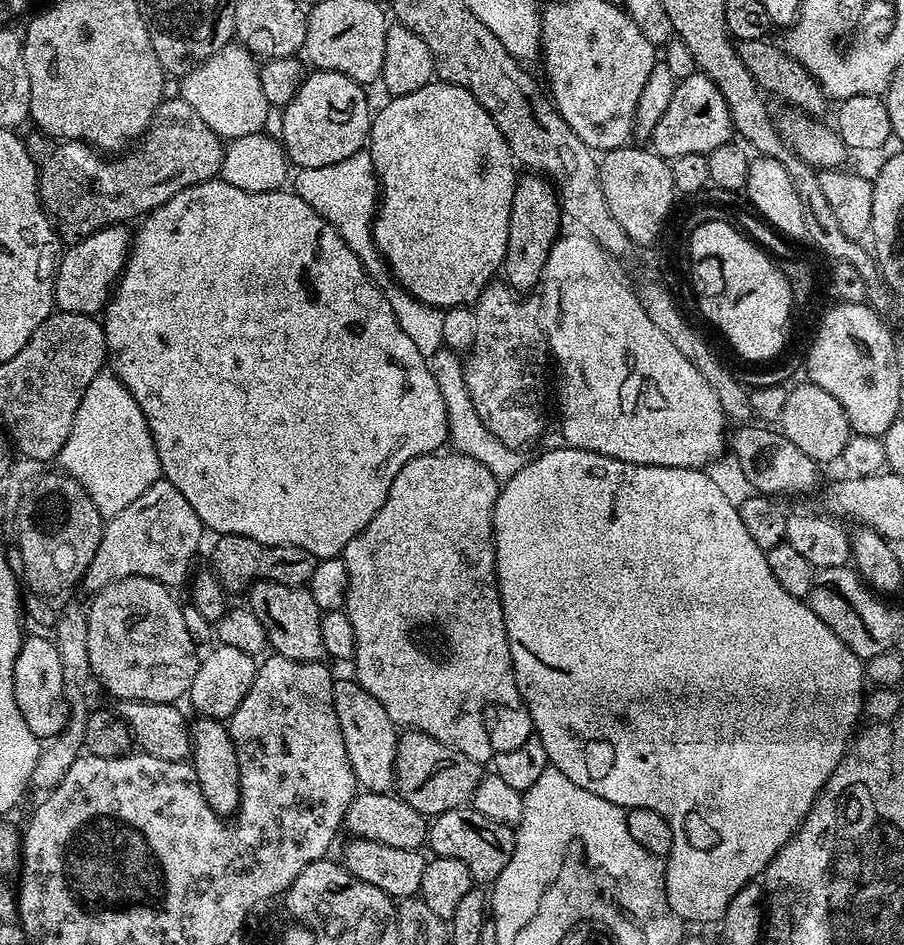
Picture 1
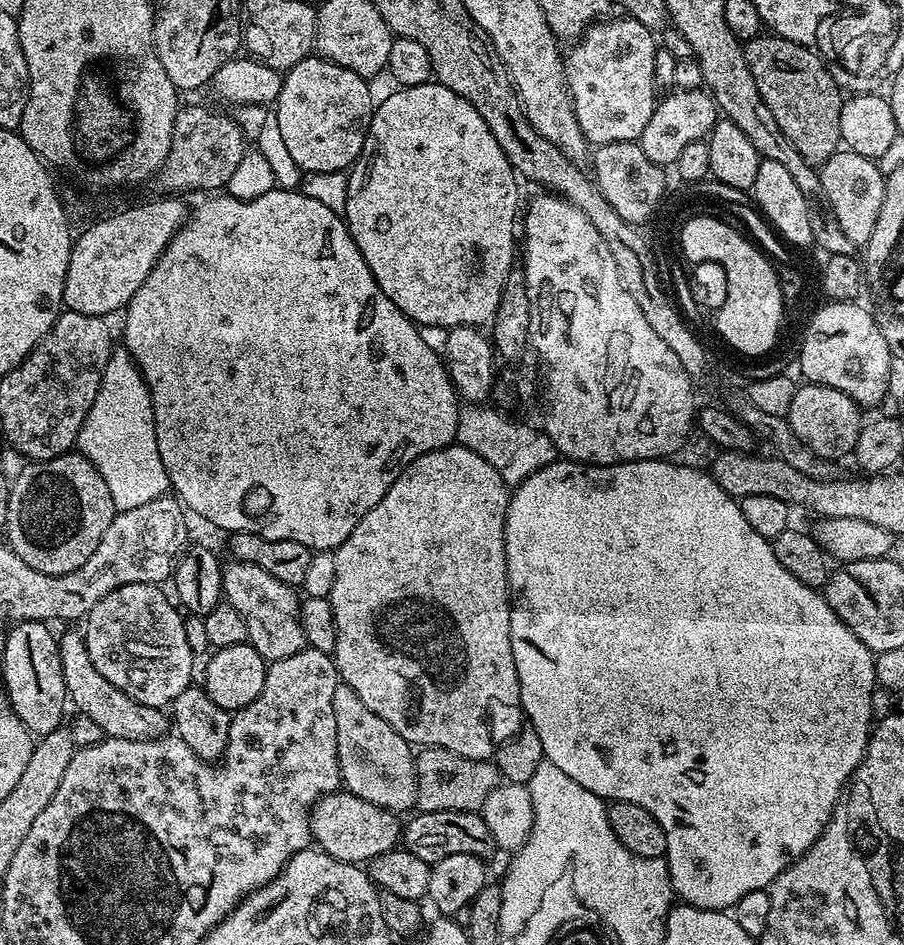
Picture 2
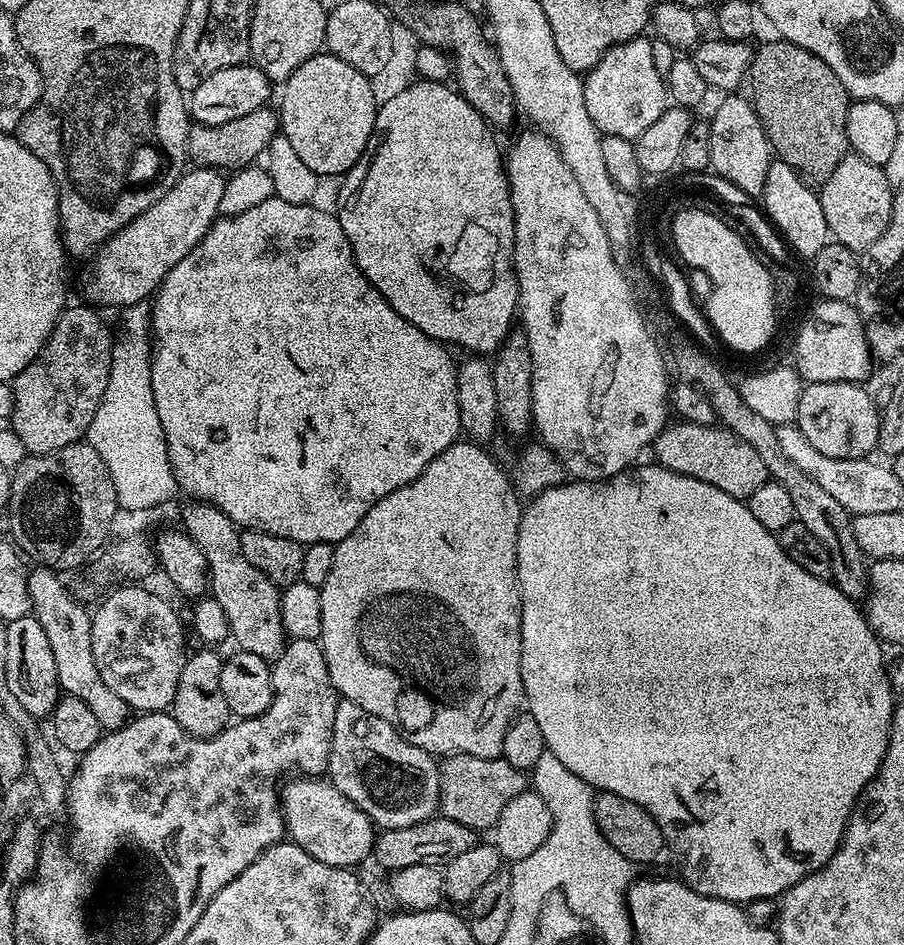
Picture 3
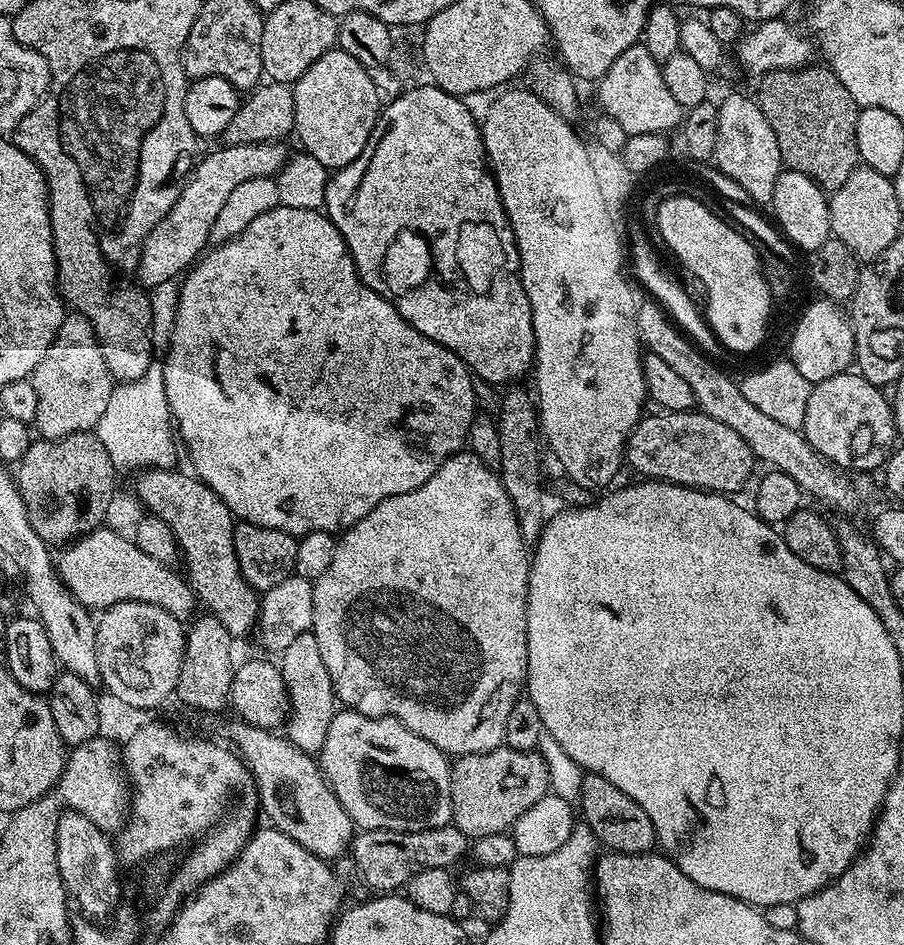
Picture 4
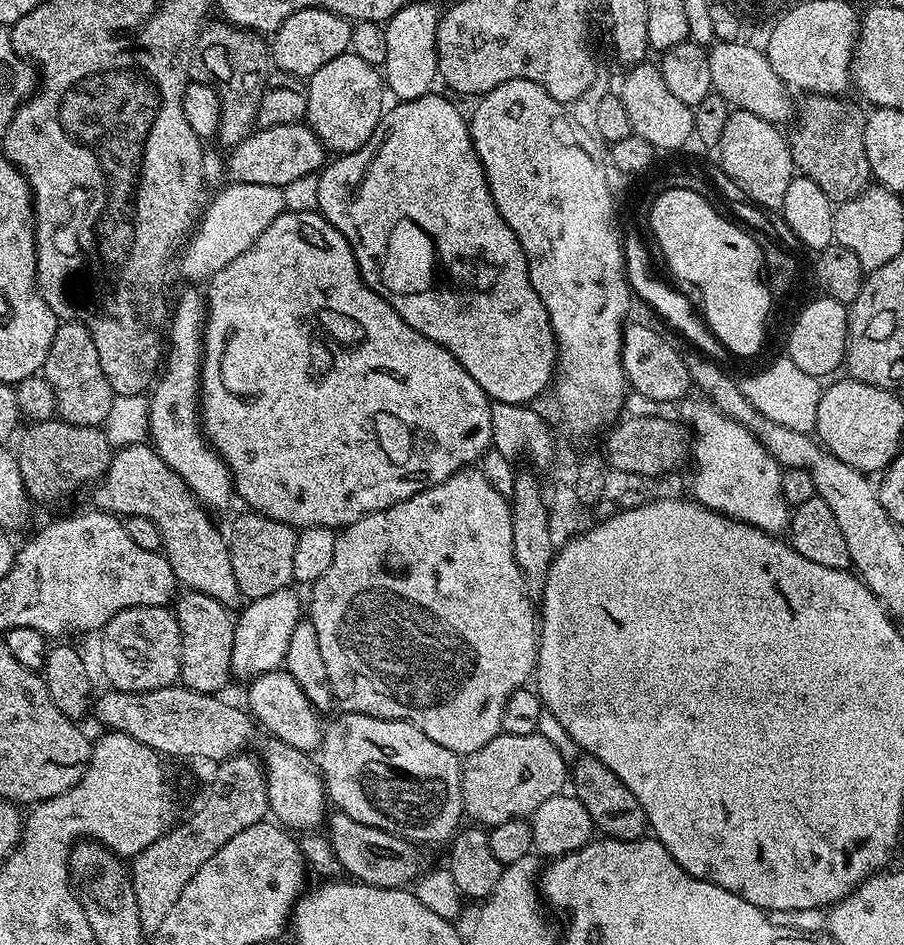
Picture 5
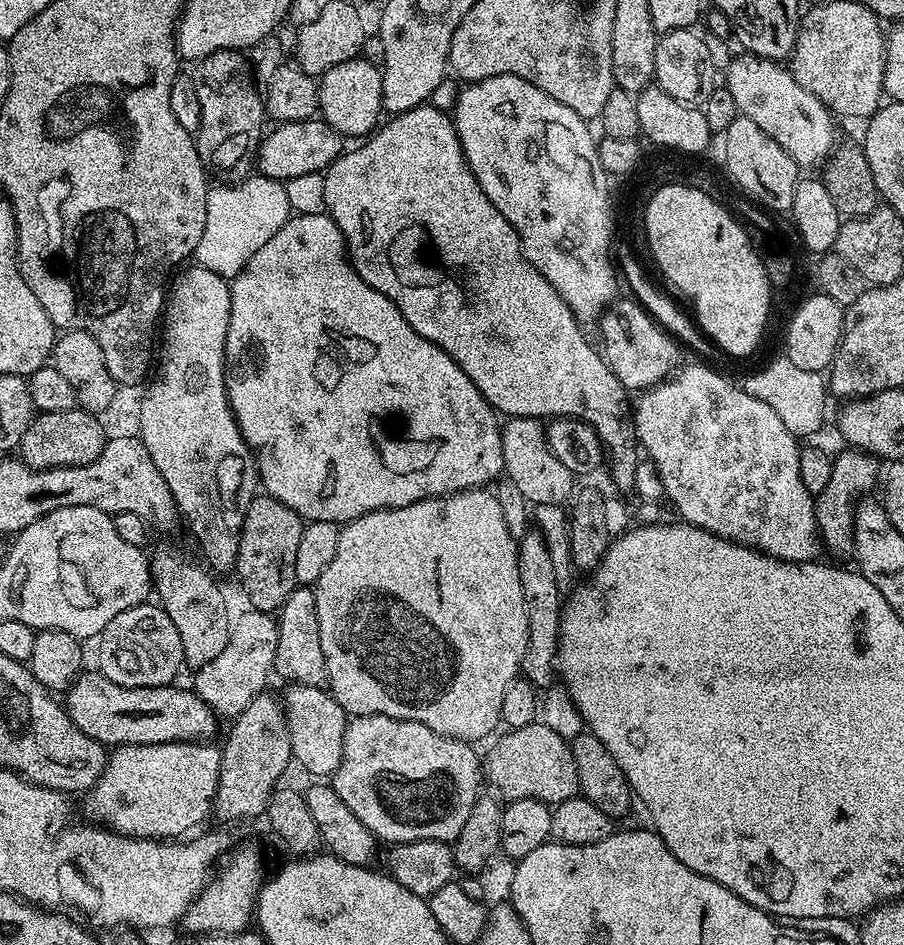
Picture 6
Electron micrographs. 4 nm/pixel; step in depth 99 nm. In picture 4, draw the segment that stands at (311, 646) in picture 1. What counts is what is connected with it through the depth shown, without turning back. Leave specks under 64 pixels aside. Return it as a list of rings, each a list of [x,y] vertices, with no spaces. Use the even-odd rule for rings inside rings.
[[[150,468],[139,473],[134,495],[153,516],[160,516],[176,535],[183,571],[189,586],[196,591],[199,603],[230,630],[234,638],[257,627],[260,619],[260,596],[242,578],[236,561],[232,529],[234,517],[222,498],[214,494],[195,475],[172,468]]]

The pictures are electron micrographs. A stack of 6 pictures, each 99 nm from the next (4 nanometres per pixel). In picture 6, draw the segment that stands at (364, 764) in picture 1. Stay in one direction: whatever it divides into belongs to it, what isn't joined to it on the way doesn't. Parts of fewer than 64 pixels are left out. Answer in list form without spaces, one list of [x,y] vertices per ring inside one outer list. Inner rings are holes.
[[[353,716],[346,726],[346,734],[342,742],[342,760],[338,770],[332,773],[330,783],[332,789],[338,794],[338,798],[342,798],[342,802],[346,802],[346,806],[350,806],[354,818],[358,818],[358,822],[362,822],[362,826],[366,826],[377,841],[389,840],[387,843],[392,846],[406,842],[418,842],[419,840],[452,842],[462,830],[462,826],[466,826],[466,818],[470,818],[470,810],[474,810],[476,797],[482,792],[482,788],[480,788],[480,780],[482,784],[482,760],[479,755],[476,757],[476,752],[472,748],[475,747],[467,740],[455,740],[449,736],[440,736],[434,730],[430,730],[413,720],[395,720],[389,716]]]

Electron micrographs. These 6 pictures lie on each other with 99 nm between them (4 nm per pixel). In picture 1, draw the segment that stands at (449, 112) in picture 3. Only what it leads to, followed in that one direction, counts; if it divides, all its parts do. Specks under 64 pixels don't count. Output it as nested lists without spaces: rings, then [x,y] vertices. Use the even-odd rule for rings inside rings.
[[[429,82],[422,86],[422,90],[414,90],[414,94],[394,96],[387,102],[389,104],[381,112],[377,111],[373,115],[366,145],[366,151],[372,155],[376,179],[382,189],[376,209],[376,218],[372,222],[374,242],[384,258],[387,271],[390,276],[392,272],[393,278],[396,279],[393,281],[404,291],[409,292],[415,300],[420,300],[423,304],[429,304],[441,310],[475,305],[482,290],[487,284],[493,283],[495,276],[492,275],[495,272],[497,275],[501,271],[506,254],[510,210],[518,179],[518,168],[512,159],[512,152],[508,149],[506,138],[502,138],[498,126],[494,126],[494,118],[490,118],[490,114],[486,114],[486,110],[482,110],[478,98],[474,98],[474,94],[470,94],[470,90],[457,84]]]

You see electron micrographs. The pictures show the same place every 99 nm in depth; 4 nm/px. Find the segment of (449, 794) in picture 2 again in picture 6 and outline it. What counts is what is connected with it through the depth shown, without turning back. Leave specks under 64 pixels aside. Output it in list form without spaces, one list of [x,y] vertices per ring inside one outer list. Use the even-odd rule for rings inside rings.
[[[542,722],[527,724],[505,733],[489,750],[488,757],[485,755],[482,760],[482,772],[487,783],[489,780],[505,801],[534,798],[543,804],[555,806],[579,793],[578,770],[574,766],[574,754],[569,741],[554,734],[554,730]]]

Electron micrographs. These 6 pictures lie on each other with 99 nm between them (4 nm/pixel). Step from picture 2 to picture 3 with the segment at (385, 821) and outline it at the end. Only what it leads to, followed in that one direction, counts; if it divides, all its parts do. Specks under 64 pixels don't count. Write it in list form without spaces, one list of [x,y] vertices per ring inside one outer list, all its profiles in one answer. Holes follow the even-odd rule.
[[[327,778],[296,779],[300,780],[290,781],[285,788],[283,785],[280,792],[280,811],[284,814],[284,827],[291,843],[304,848],[315,860],[326,866],[355,869],[364,864],[373,855],[378,835],[377,825],[373,824],[372,819],[366,813],[358,810],[358,806],[354,806],[350,798],[346,798],[342,790],[335,788],[331,780]]]

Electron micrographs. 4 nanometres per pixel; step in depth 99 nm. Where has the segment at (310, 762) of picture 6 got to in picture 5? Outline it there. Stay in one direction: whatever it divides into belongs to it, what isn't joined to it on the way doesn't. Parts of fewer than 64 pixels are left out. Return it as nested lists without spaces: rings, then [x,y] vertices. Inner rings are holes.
[[[278,667],[273,672],[255,676],[247,688],[247,711],[259,727],[261,724],[268,731],[267,735],[271,739],[281,740],[309,754],[315,753],[319,749],[325,729],[321,713],[316,711],[310,698],[306,698],[306,694],[302,694],[302,686],[298,686],[298,682],[294,682],[294,678],[287,670]]]

